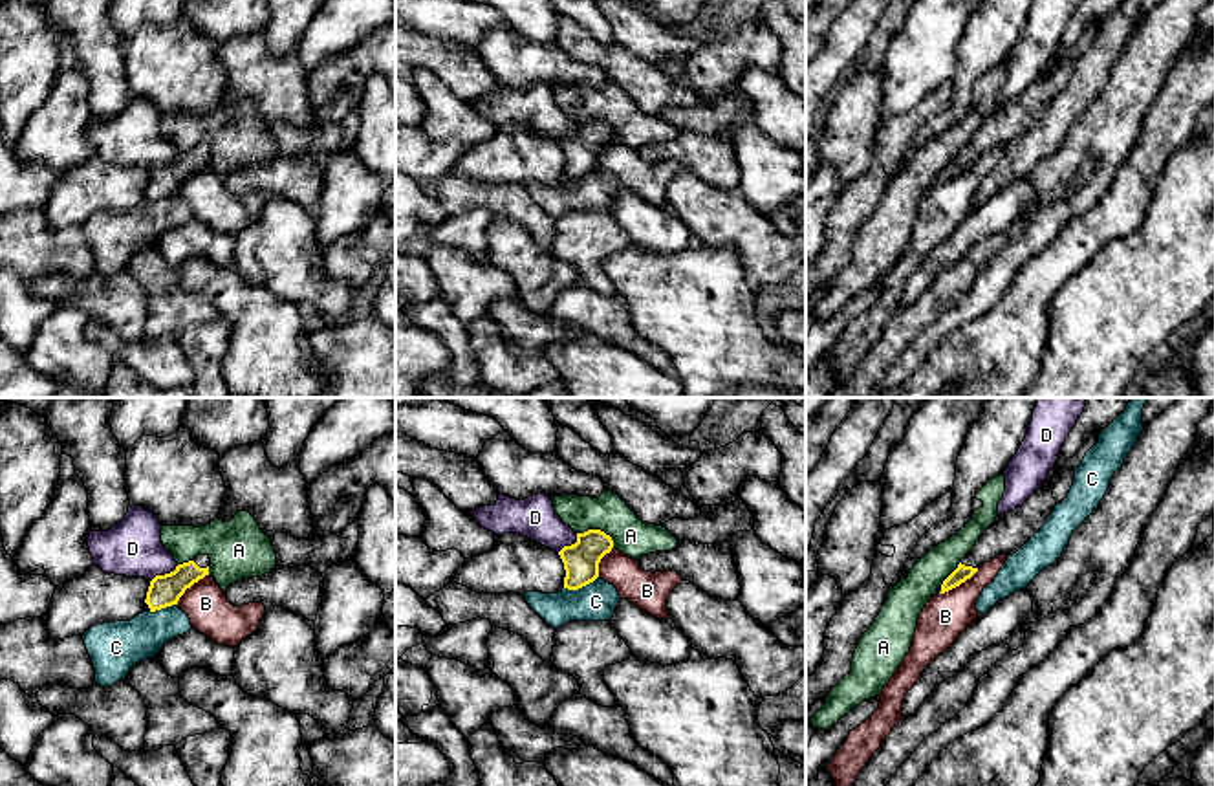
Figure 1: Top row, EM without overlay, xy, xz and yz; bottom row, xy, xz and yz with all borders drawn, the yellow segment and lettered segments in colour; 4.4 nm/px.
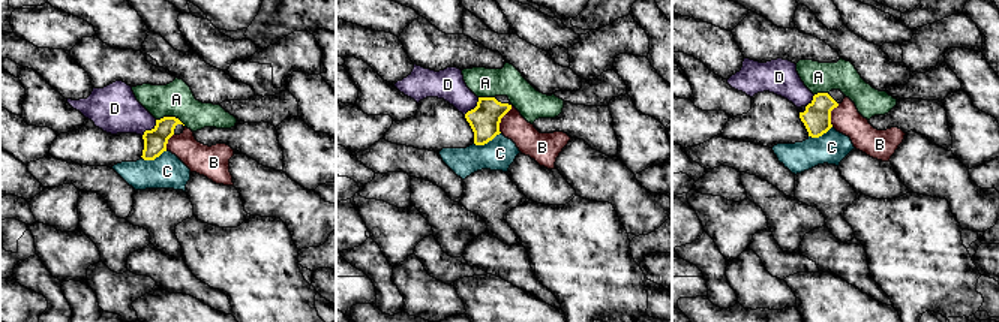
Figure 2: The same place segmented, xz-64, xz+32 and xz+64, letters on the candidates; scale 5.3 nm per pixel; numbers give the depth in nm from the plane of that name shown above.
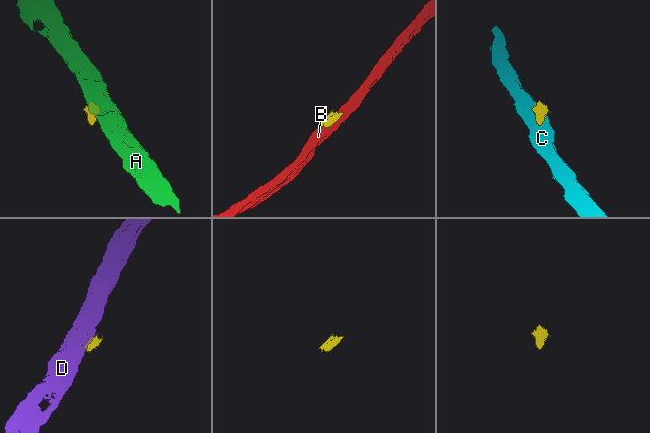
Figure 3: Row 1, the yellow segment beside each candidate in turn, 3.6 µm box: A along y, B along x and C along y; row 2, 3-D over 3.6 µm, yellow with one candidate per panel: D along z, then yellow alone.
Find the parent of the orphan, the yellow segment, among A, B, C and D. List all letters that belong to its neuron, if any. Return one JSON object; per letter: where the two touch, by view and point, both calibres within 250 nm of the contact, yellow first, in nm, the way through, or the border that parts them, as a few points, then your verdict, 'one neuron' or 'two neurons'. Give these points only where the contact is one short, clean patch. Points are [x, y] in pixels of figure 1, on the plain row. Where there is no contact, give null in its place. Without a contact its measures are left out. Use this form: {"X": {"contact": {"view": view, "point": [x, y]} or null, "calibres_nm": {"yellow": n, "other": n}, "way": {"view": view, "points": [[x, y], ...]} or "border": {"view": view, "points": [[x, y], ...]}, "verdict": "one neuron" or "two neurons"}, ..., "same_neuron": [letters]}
{"A": {"contact": {"view": "xz", "point": [599, 120]}, "calibres_nm": {"yellow": 160, "other": 170}, "border": {"view": "xz", "points": [[577, 121], [603, 120], [614, 136]]}, "verdict": "two neurons"}, "B": {"contact": {"view": "yz", "point": [958, 174]}, "calibres_nm": {"yellow": 70, "other": 200}, "border": {"view": "yz", "points": [[978, 158], [940, 184]]}, "verdict": "two neurons"}, "C": {"contact": {"view": "xz", "point": [581, 176]}, "calibres_nm": {"yellow": 160, "other": 170}, "border": {"view": "xz", "points": [[597, 165], [577, 178], [564, 178]]}, "verdict": "two neurons"}, "D": {"contact": {"view": "xy", "point": [165, 163]}, "calibres_nm": {"yellow": 140, "other": 240}, "border": {"view": "xy", "points": [[178, 154], [151, 171]]}, "verdict": "two neurons"}, "same_neuron": []}

